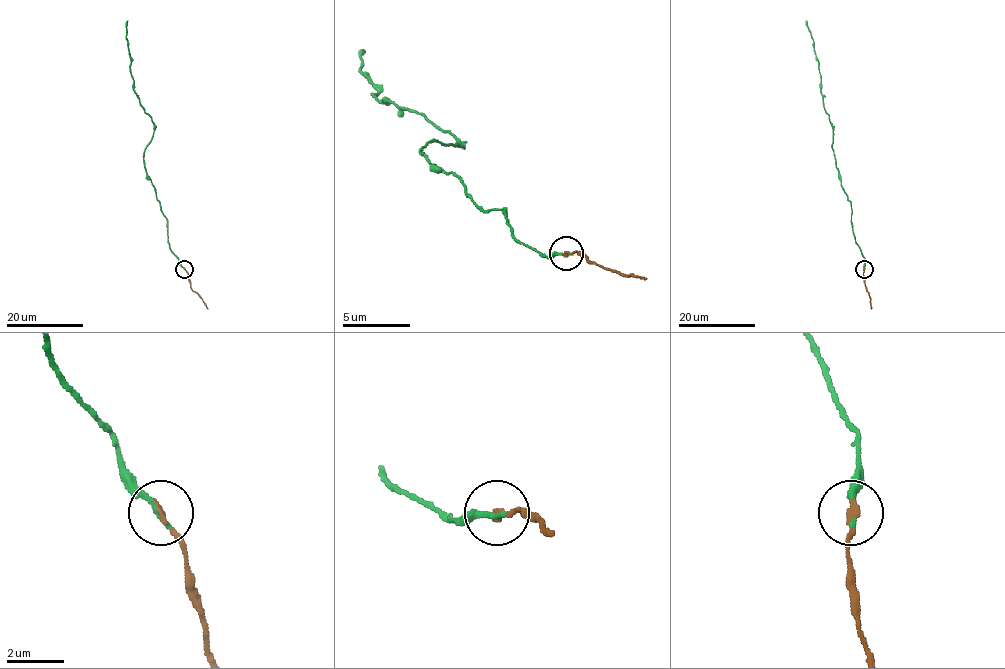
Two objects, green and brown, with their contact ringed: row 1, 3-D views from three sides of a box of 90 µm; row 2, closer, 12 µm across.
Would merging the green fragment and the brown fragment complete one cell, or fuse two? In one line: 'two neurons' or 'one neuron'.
one neuron

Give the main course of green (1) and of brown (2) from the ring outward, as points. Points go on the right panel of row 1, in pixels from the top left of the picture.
1: (863, 269), (864, 257), (855, 240), (851, 203), (836, 166), (832, 123), (825, 112), (818, 61), (806, 21)
2: (863, 269), (871, 308)

